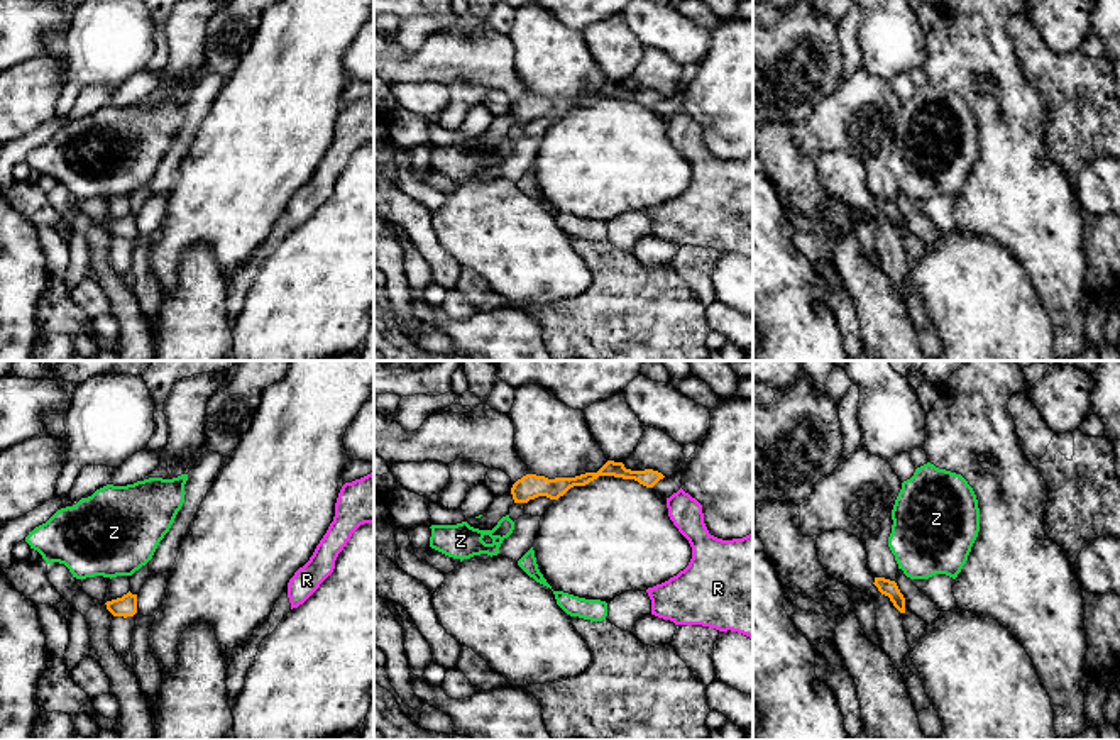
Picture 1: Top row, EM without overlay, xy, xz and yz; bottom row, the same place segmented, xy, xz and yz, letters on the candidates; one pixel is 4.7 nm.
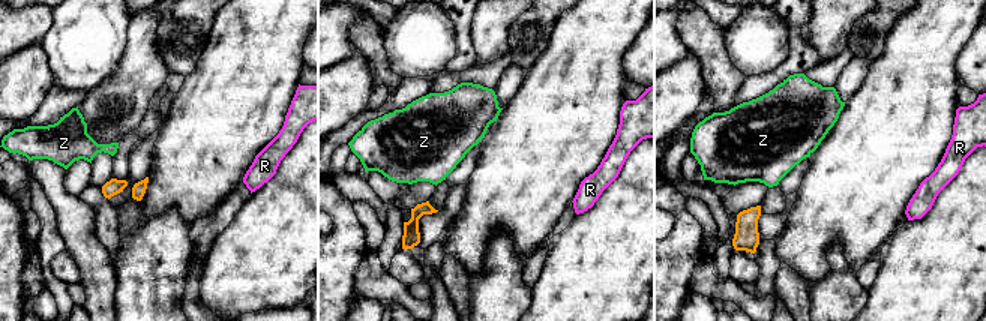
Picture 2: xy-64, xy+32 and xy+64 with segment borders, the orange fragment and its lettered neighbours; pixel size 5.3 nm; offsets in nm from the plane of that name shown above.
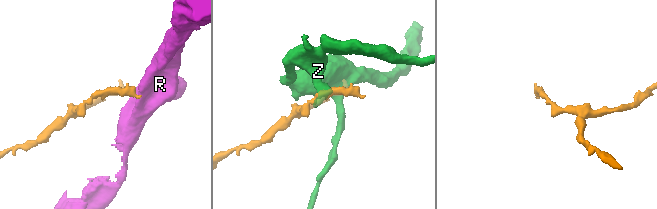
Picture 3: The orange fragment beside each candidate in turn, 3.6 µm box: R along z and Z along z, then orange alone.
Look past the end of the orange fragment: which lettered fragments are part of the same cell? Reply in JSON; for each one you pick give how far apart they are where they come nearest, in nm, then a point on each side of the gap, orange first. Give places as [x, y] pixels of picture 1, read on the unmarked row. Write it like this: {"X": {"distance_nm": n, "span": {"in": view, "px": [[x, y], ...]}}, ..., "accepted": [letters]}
{"accepted": []}

